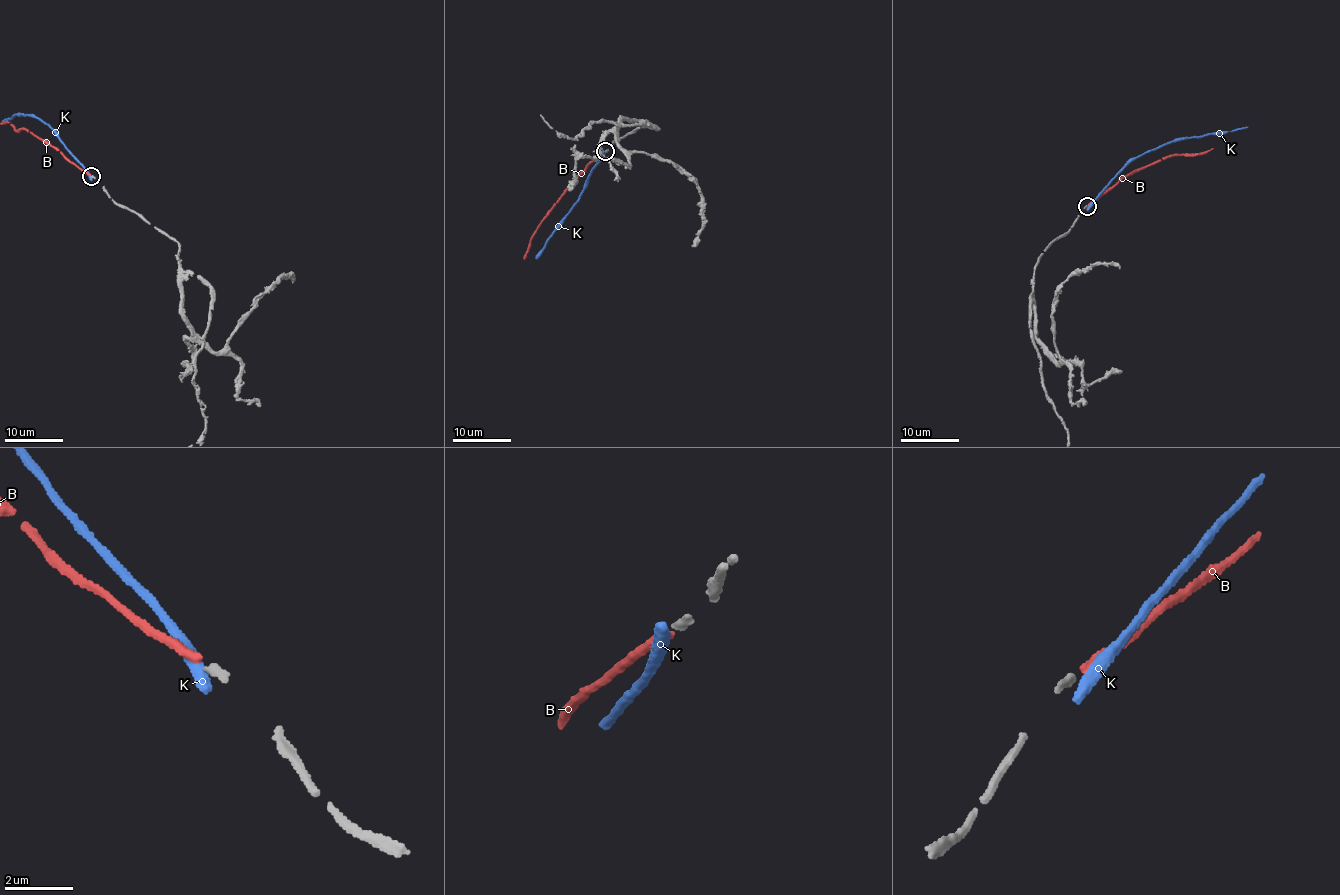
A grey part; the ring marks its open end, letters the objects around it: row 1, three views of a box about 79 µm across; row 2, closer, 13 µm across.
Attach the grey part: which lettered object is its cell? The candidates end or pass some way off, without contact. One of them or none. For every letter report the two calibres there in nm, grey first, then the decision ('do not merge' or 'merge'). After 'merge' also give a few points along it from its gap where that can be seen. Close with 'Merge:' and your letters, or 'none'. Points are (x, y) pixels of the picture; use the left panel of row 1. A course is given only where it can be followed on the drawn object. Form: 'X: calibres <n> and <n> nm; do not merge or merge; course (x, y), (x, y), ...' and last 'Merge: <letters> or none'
B: calibres 180 and 220 nm; merge
K: calibres 180 and 480 nm; do not merge
Merge: B

